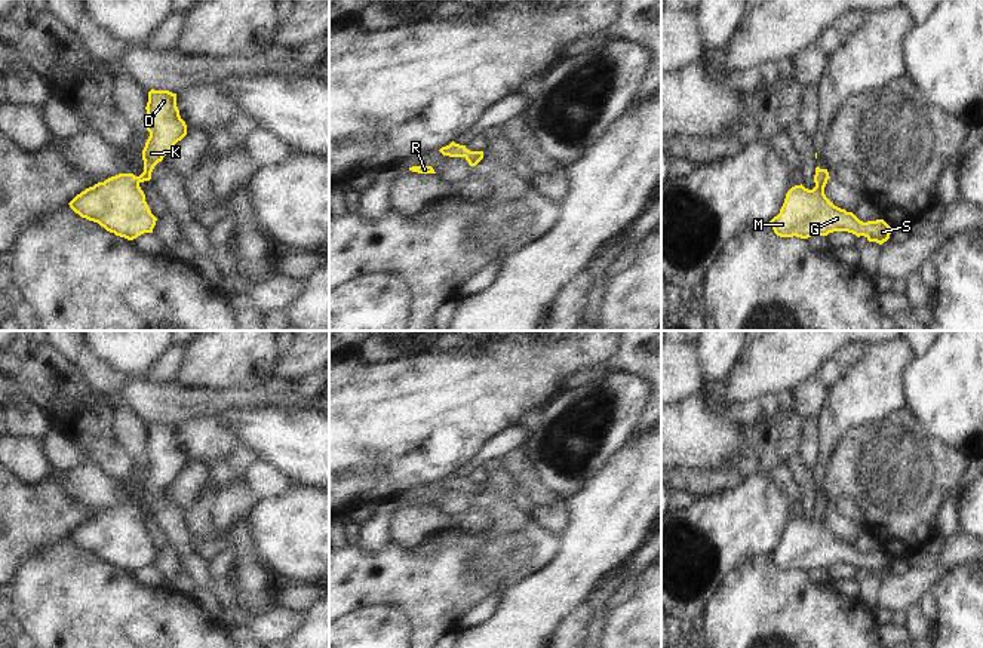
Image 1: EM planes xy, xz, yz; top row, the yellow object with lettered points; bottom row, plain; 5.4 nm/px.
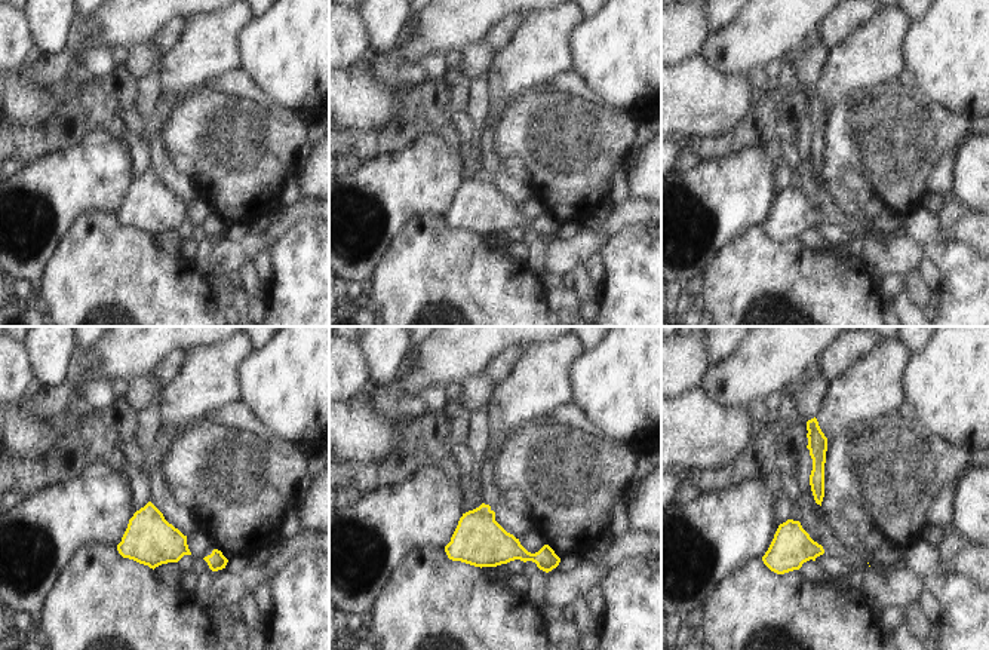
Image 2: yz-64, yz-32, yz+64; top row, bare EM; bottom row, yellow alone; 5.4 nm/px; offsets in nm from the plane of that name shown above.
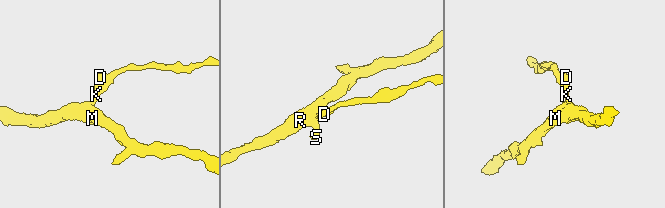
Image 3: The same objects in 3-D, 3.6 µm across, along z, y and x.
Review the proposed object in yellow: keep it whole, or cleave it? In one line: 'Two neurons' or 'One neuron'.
One neuron.

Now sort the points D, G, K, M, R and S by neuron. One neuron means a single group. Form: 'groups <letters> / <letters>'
groups D G K M R S

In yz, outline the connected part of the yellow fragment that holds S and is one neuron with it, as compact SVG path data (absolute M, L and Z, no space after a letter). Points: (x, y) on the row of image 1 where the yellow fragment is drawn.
M815 168L812 190L802 184L792 187L784 199L780 214L769 224L780 237L827 236L833 231L848 231L857 237L882 245L890 239L893 227L884 219L860 221L853 212L835 206L824 194L829 179L827 169Z

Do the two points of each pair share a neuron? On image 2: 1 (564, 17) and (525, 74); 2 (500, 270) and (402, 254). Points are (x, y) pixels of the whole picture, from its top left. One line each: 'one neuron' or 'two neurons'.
1: one neuron
2: one neuron

